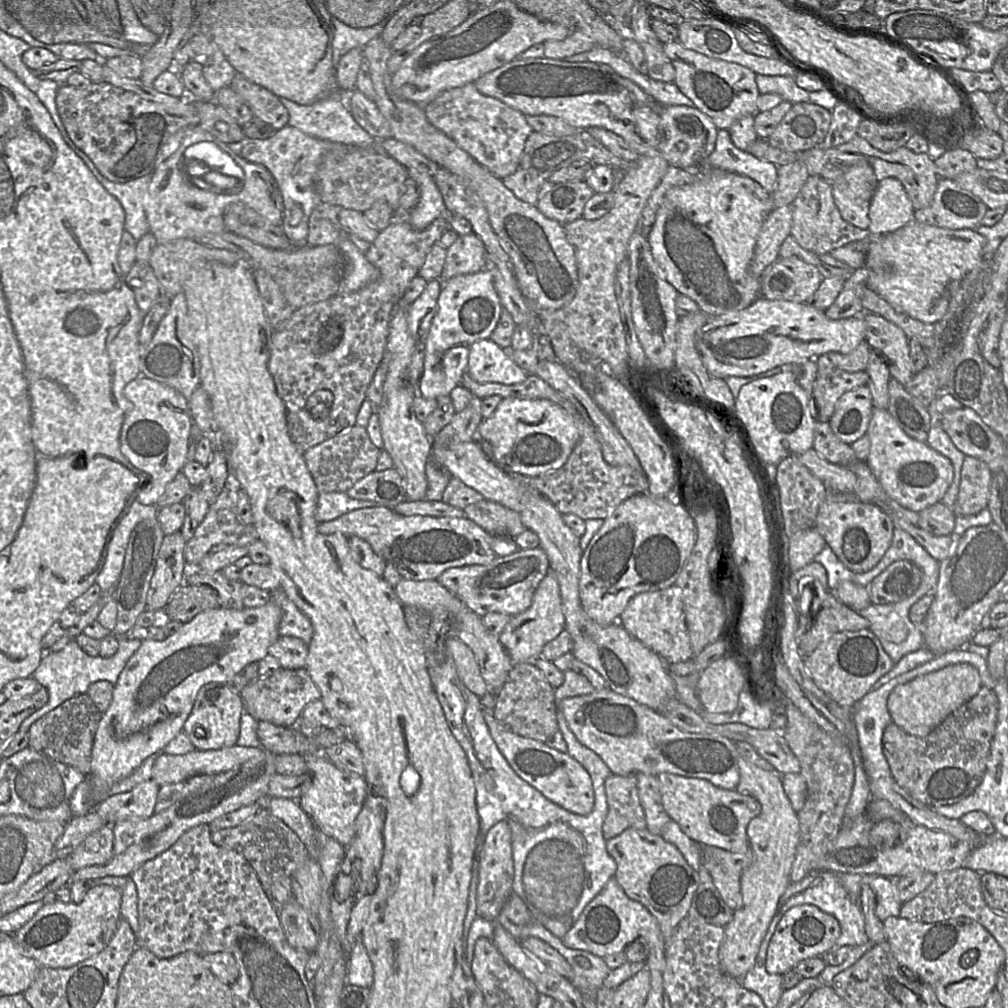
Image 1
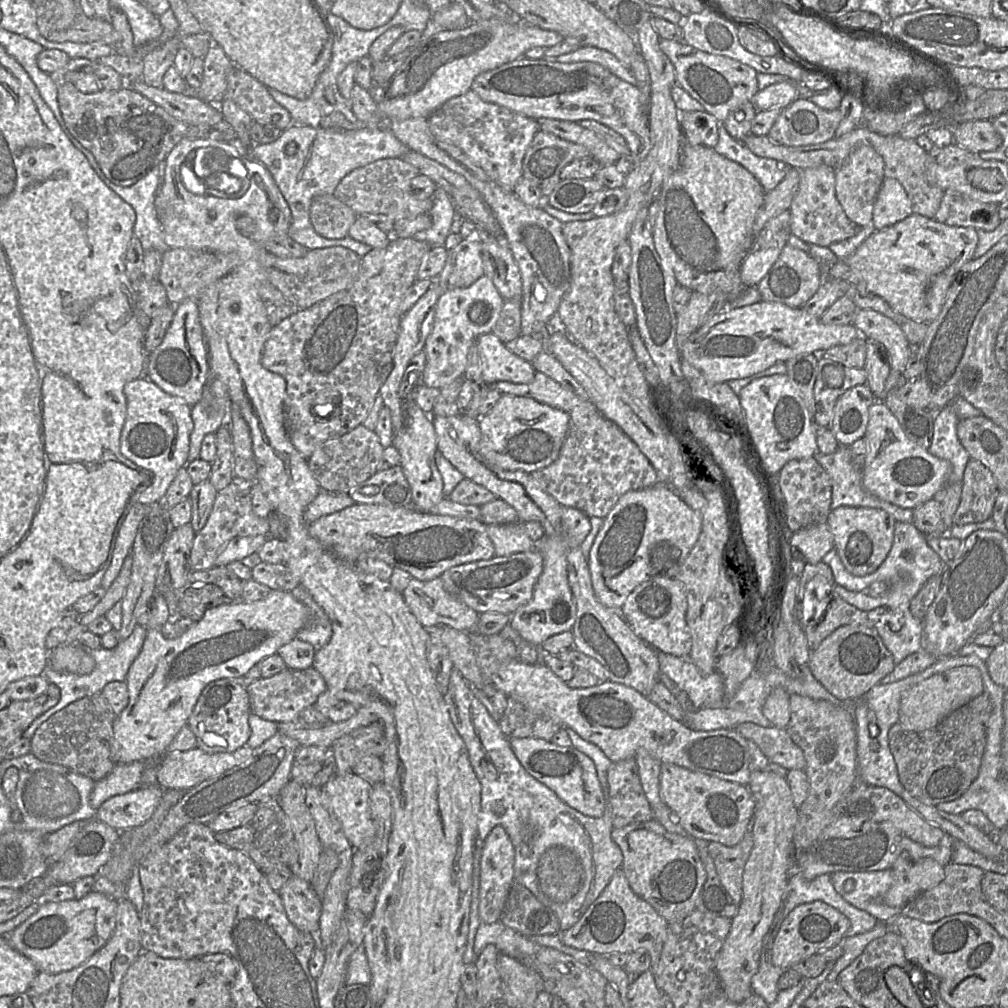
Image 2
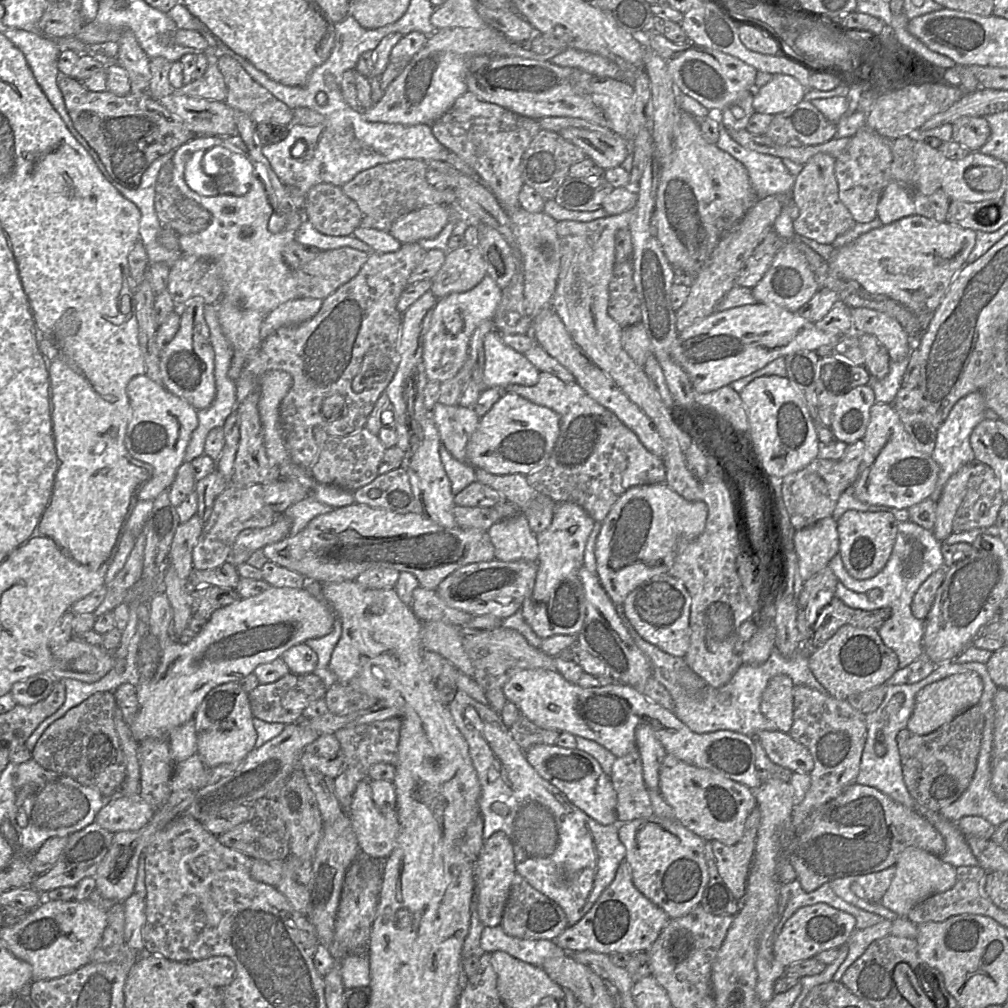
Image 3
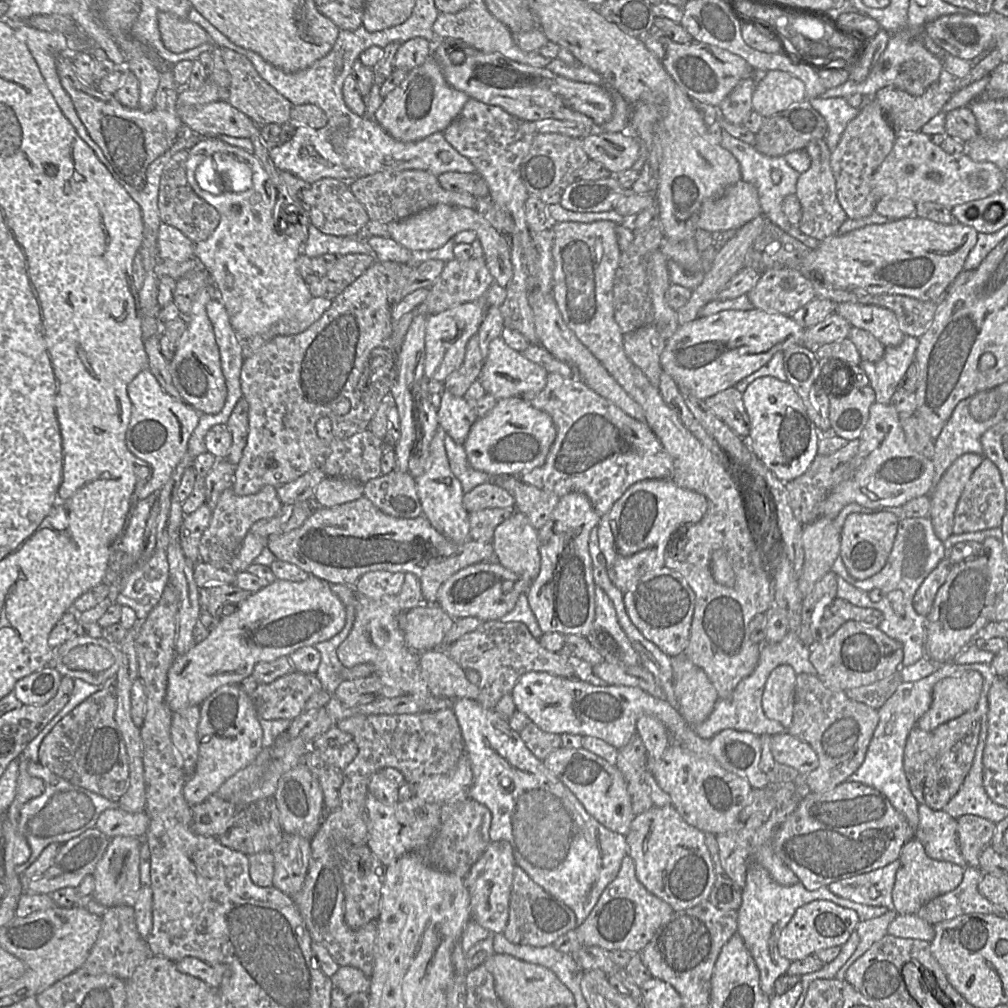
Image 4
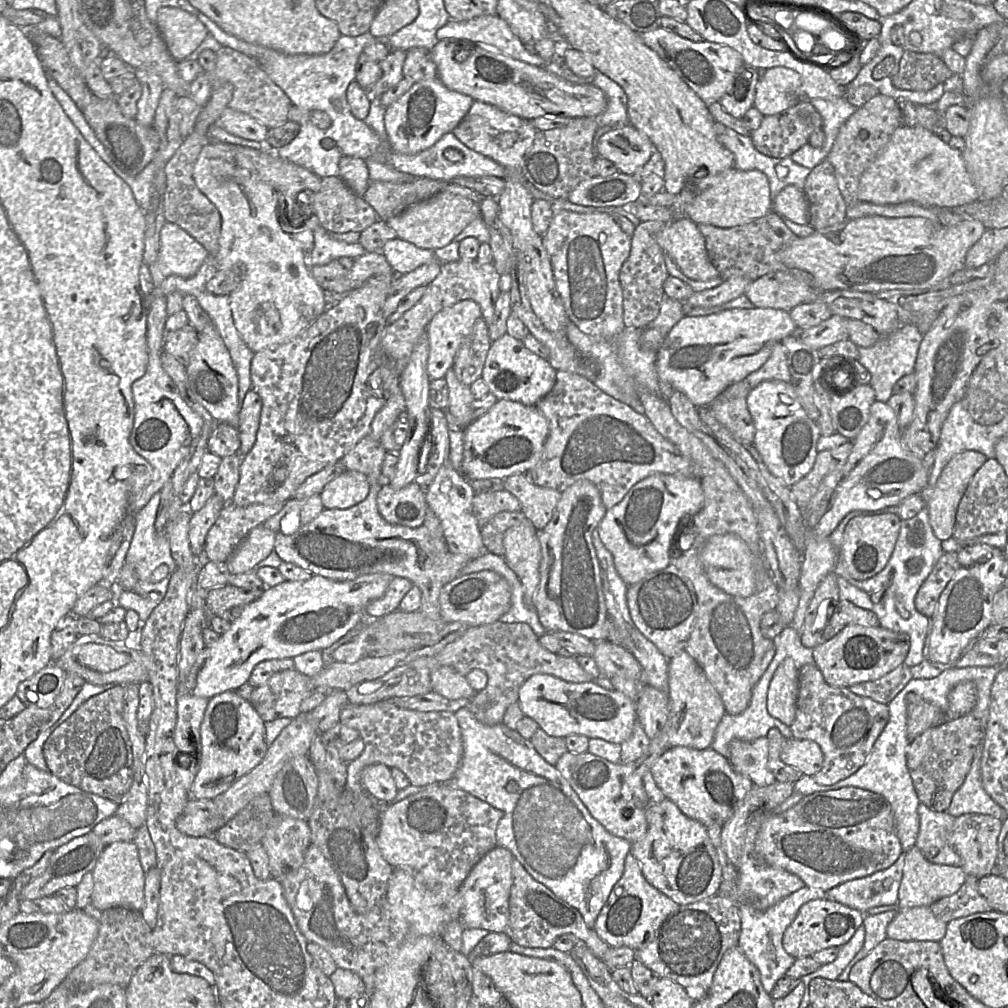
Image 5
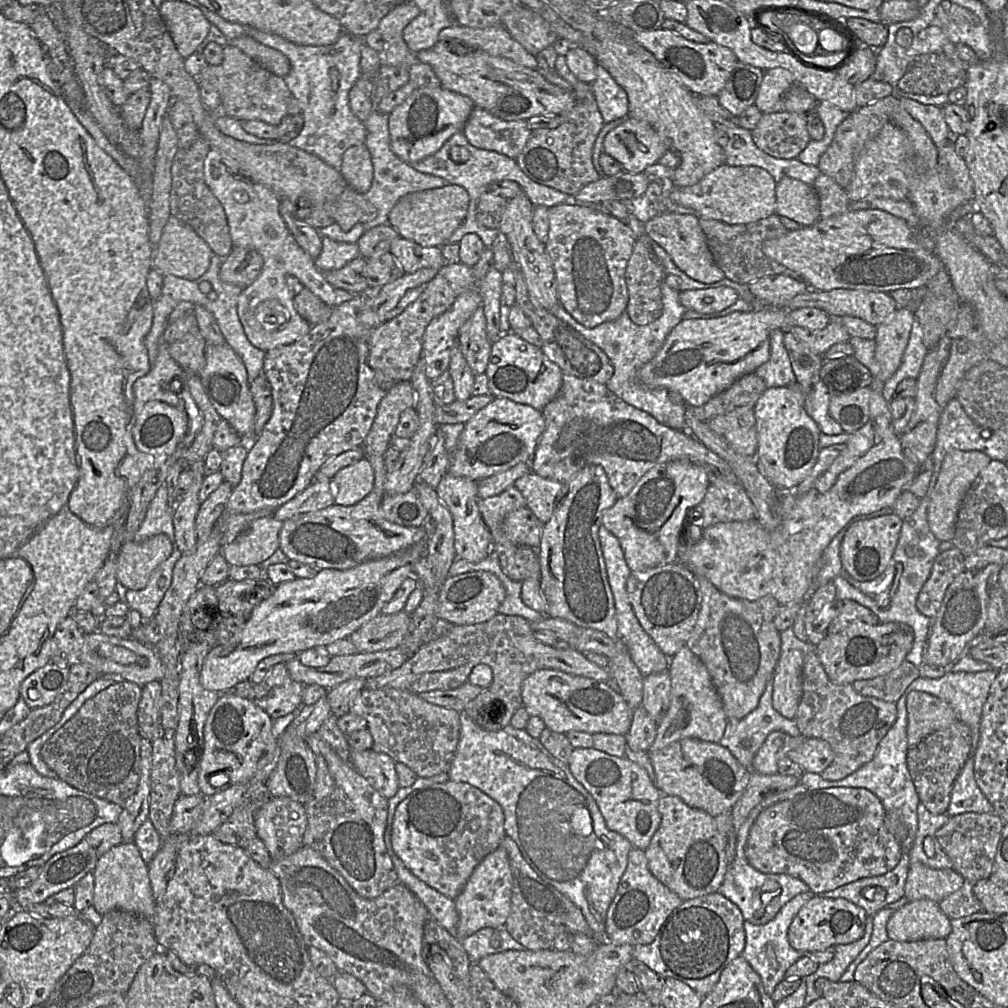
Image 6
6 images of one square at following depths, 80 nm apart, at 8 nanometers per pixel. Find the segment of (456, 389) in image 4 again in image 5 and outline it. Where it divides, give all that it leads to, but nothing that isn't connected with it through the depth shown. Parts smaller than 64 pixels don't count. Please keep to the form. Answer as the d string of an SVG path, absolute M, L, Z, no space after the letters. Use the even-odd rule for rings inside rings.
M483 317L478 318L454 358L452 369L461 383L470 386L475 380L482 377L492 342L487 323Z

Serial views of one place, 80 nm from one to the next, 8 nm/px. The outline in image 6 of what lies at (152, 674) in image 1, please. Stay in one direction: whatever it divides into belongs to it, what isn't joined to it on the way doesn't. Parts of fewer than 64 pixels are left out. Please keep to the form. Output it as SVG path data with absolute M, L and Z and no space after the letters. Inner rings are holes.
M422 540L402 551L394 553L390 556L369 560L357 565L354 568L347 570L336 570L336 569L323 569L318 571L315 577L309 579L300 579L296 578L290 582L283 582L276 586L274 593L264 601L262 601L258 606L256 606L249 619L245 623L245 627L240 633L236 633L231 639L225 644L218 644L213 646L208 654L206 655L203 666L200 673L200 682L202 686L210 691L215 691L218 693L225 693L234 687L236 684L248 680L250 676L255 671L259 662L267 657L277 655L277 654L297 654L299 655L301 652L308 649L315 648L323 648L337 640L344 639L349 637L352 633L357 631L362 625L367 623L368 621L374 619L379 614L381 614L381 610L383 606L388 603L395 592L398 590L400 585L403 583L405 579L408 577L413 577L414 563L417 562L420 558L426 558L428 556L428 548L425 540Z

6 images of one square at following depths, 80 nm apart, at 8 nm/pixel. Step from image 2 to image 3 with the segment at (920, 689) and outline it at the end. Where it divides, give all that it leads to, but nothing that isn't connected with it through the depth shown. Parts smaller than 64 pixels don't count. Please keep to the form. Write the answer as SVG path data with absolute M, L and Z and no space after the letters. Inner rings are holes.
M974 671L953 674L922 688L915 697L906 729L916 735L927 735L953 720L957 715L977 705L983 693L983 681Z

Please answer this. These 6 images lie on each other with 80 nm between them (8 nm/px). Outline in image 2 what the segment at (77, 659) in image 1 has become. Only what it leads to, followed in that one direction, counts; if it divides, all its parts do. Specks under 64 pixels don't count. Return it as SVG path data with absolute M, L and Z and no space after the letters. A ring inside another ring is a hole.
M136 625L132 633L126 638L121 640L116 647L112 649L105 648L97 648L90 649L88 647L82 647L89 655L91 655L95 660L95 668L94 670L86 675L78 675L74 673L60 673L49 667L49 658L48 658L48 666L44 670L43 674L45 678L49 681L49 683L53 683L57 685L60 689L60 699L58 703L38 716L24 731L23 737L31 740L37 728L45 722L48 718L50 718L56 712L62 710L70 703L79 700L86 696L92 696L94 694L101 694L103 688L110 682L125 682L130 666L133 661L136 659L138 654L140 653L142 646L145 641L145 637L147 635L147 629L145 626Z

